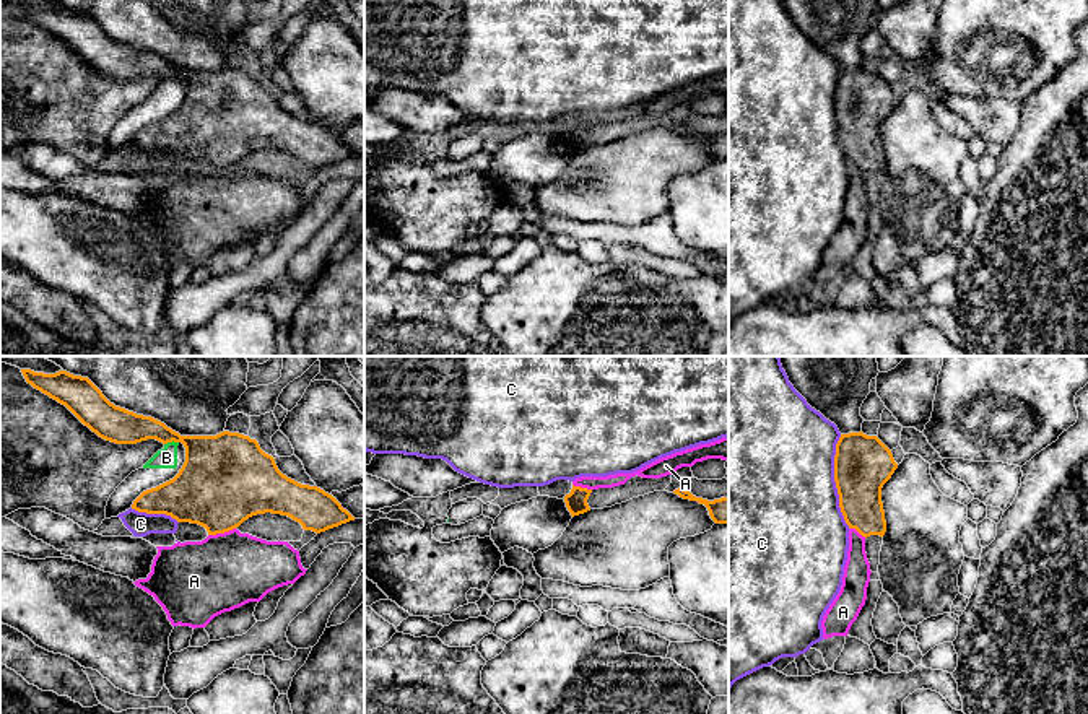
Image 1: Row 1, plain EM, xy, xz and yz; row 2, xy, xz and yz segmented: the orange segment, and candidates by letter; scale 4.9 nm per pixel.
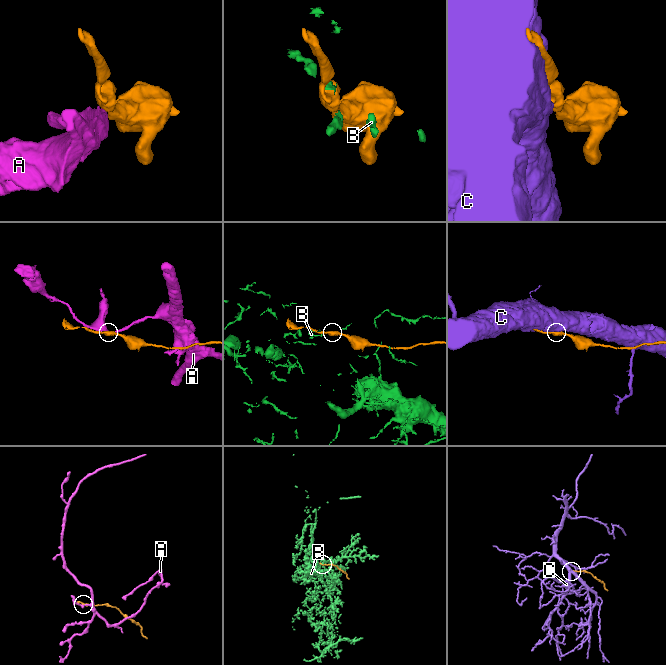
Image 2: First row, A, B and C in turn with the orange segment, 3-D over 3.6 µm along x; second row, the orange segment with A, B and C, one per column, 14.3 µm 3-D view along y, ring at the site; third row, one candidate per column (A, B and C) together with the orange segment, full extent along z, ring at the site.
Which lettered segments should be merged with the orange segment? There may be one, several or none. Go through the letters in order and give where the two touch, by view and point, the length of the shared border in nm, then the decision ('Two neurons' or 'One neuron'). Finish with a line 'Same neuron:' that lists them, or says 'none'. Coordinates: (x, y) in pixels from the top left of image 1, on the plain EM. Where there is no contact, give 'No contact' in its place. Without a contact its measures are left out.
A: Touches orange at xy (221, 168). Shared border 140 nm. Two neurons
B: Touches orange at xy (171, 77). Shared border 70 nm. Two neurons
C: Touches orange at yz (835, 116). Shared border 480 nm. Two neurons
Same neuron: none

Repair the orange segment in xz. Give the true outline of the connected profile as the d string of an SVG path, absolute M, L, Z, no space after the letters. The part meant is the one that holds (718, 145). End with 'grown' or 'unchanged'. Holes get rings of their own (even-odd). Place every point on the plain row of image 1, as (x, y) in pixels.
M678 124L673 128L683 135L698 137L699 140L704 140L709 146L711 155L716 159L729 159L729 133L707 137L707 135L693 132L690 127L683 124Z; unchanged

